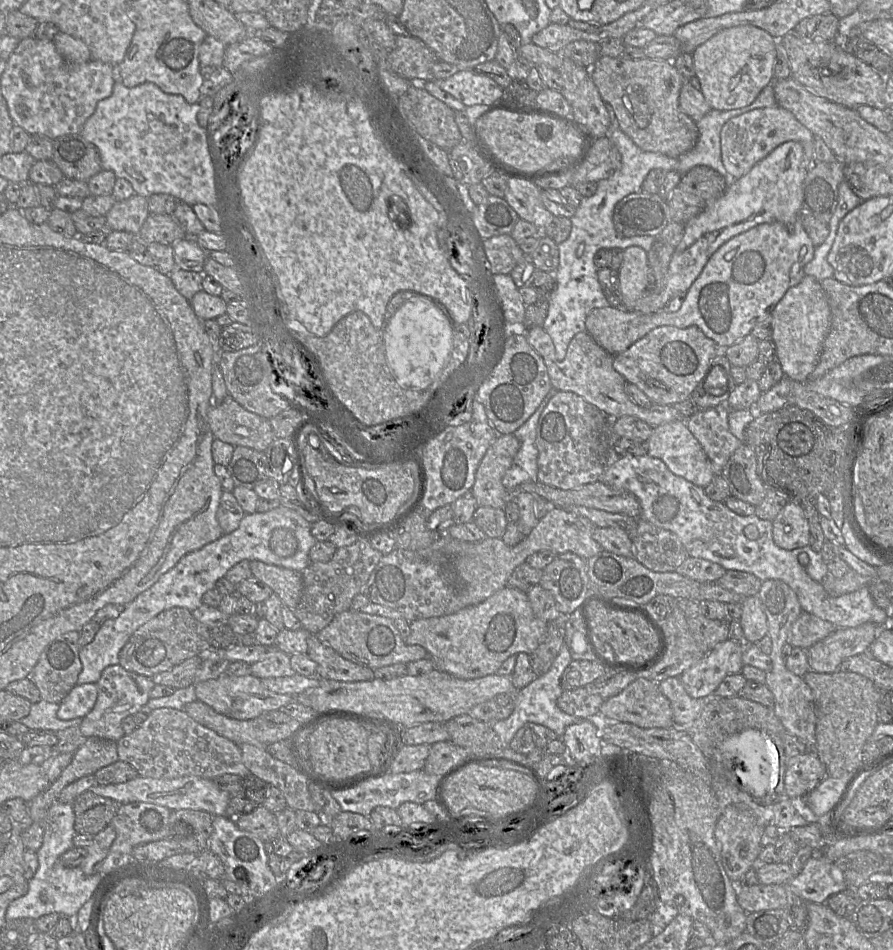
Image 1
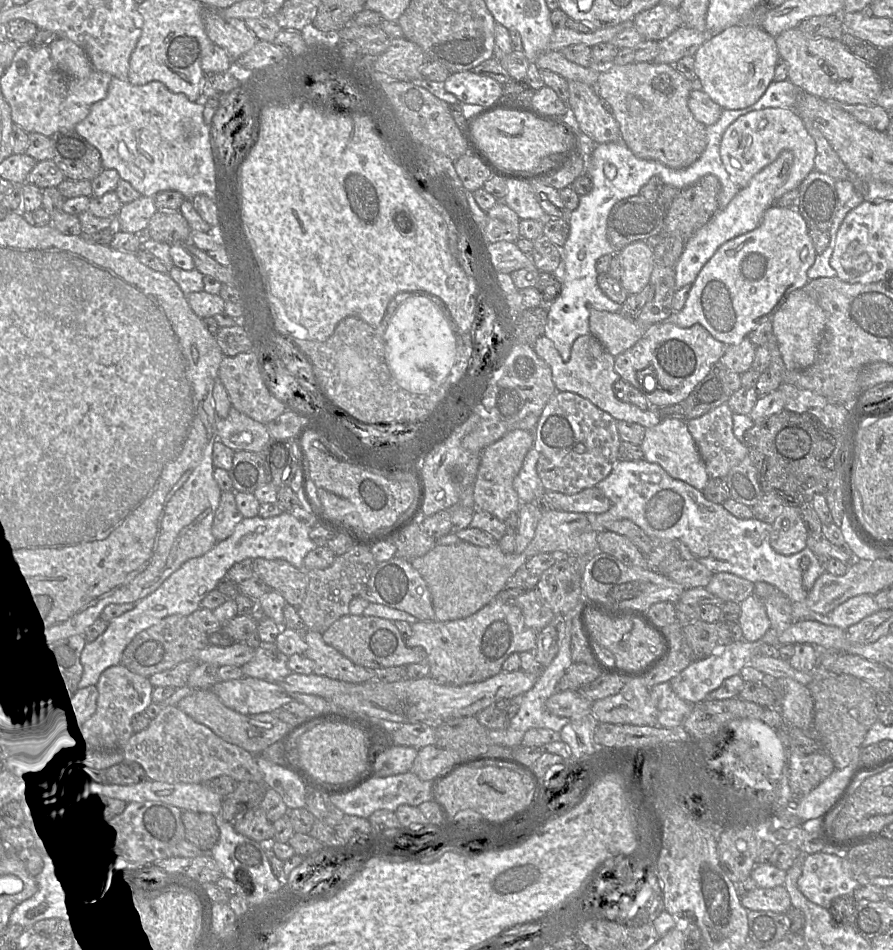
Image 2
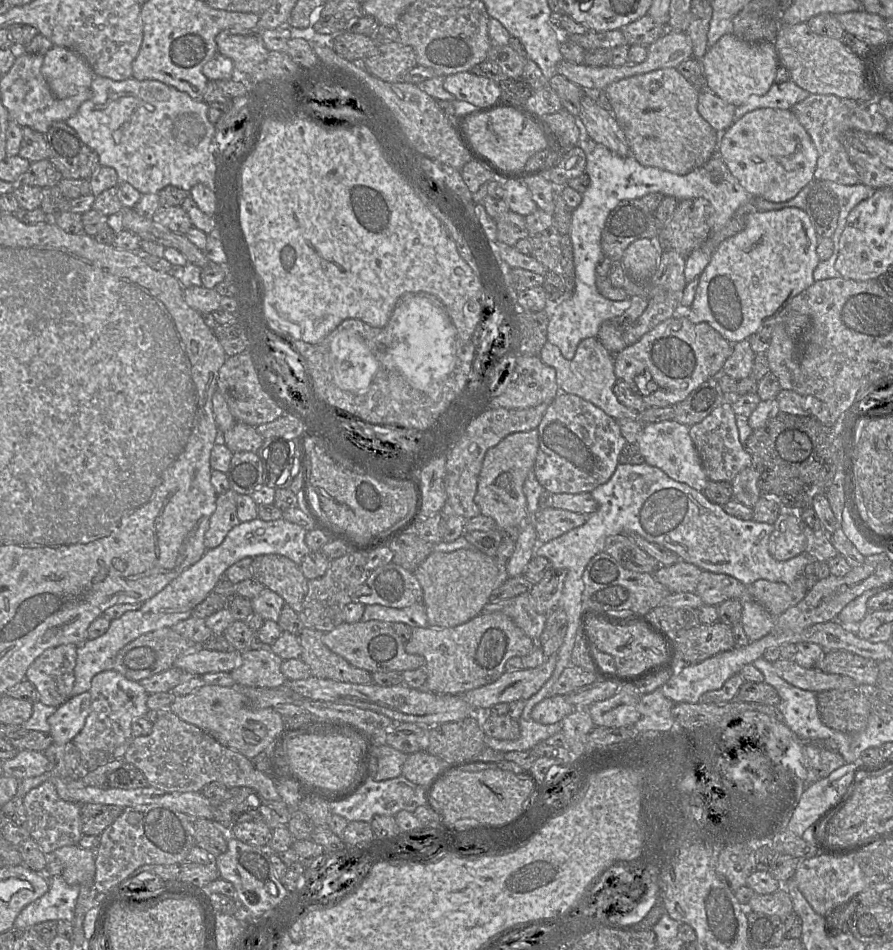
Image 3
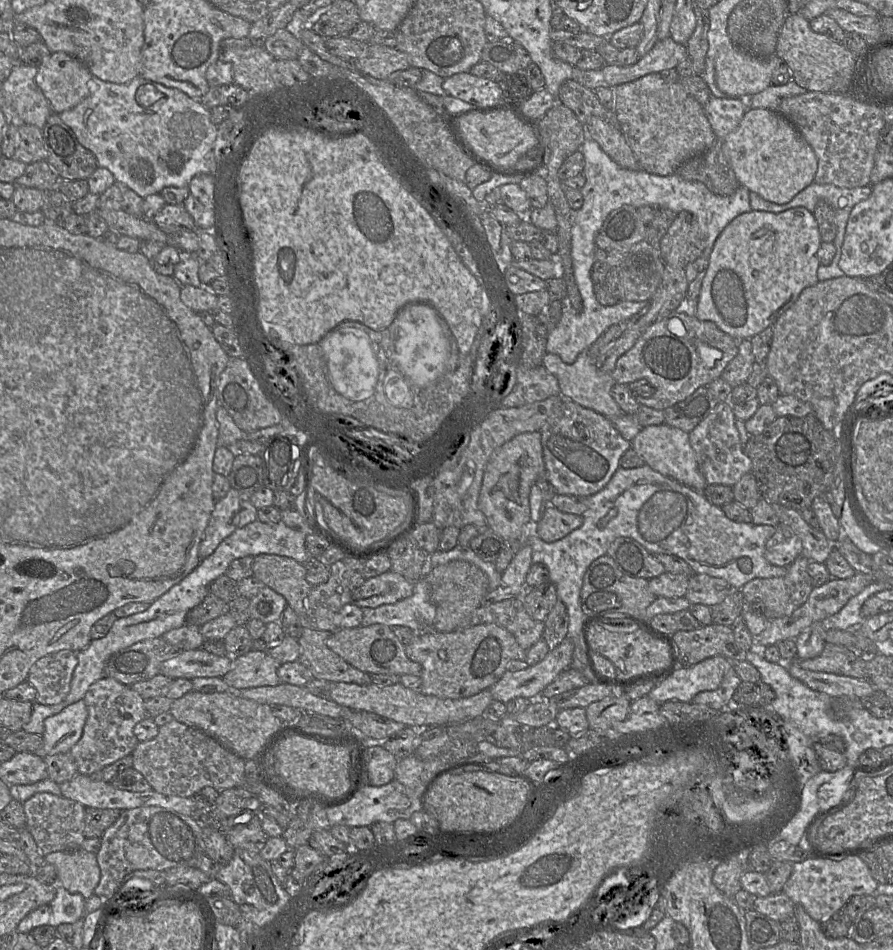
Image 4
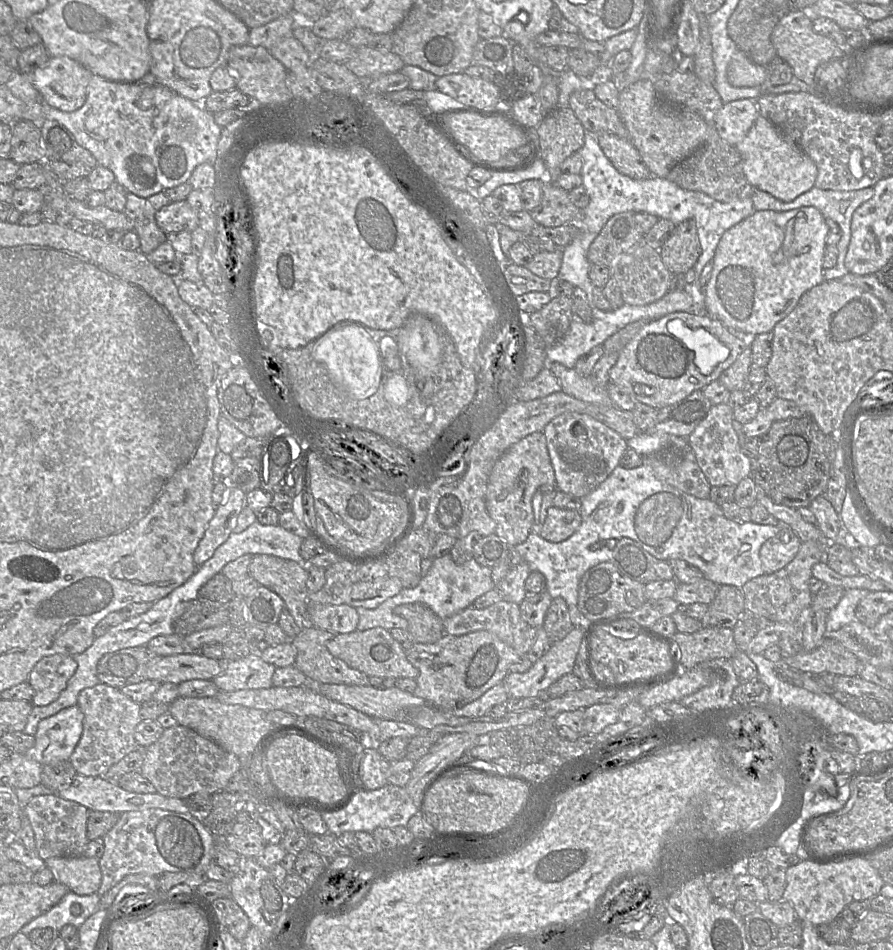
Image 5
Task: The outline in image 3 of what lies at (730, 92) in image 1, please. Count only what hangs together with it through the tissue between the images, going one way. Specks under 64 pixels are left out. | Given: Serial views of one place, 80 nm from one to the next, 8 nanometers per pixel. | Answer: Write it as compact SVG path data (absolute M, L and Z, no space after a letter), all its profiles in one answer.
M725 34L700 60L706 84L725 102L739 107L752 95L766 94L774 83L778 55L772 42L749 43L733 34Z

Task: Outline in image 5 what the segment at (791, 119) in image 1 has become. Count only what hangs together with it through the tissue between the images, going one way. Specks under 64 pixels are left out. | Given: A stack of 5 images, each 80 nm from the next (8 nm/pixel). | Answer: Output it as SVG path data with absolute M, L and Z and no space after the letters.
M759 116L735 148L740 153L743 172L754 189L790 202L815 186L816 164L787 136L763 116Z

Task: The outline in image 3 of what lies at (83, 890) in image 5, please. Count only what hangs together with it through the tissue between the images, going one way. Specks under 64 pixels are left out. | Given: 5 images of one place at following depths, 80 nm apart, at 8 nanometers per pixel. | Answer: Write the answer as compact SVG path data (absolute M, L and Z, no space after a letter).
M70 845L61 847L48 856L60 861L63 868L61 876L67 884L93 884L96 872L94 852L79 845Z

